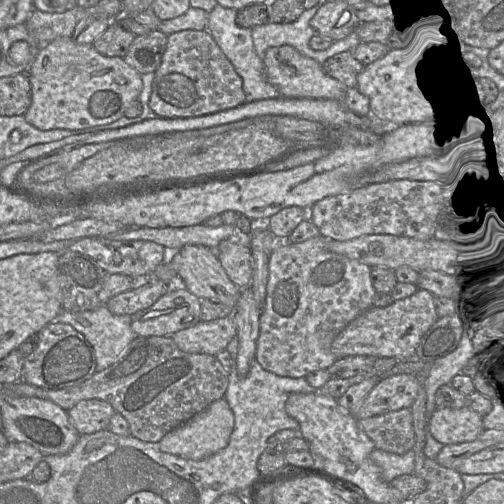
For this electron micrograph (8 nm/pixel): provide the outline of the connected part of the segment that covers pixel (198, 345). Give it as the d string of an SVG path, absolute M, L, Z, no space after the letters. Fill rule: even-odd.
M227 316L212 321L199 321L194 326L177 331L171 337L176 346L186 353L215 356L236 335L233 317Z

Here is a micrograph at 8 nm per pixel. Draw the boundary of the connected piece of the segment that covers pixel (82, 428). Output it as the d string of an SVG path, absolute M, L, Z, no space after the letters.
M87 399L78 402L67 413L74 429L85 435L107 430L110 418L117 412L105 401Z

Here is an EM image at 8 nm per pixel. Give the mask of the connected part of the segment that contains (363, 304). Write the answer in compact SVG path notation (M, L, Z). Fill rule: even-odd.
M322 235L299 243L290 243L287 239L284 239L279 241L277 247L274 248L270 254L269 276L266 285L265 300L261 306L260 332L257 339L255 360L257 360L261 367L263 367L265 370L278 376L305 378L311 372L329 368L335 361L339 359L331 349L332 342L336 336L359 315L374 306L374 300L378 292L374 288L371 281L371 267L329 250L328 241L332 240L333 239L326 239L326 237Z

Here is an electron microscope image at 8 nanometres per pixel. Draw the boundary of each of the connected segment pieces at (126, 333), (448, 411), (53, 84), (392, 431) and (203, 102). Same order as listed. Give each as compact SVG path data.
M106 305L81 312L62 310L55 321L69 324L85 336L94 348L97 372L115 363L137 336L131 328L131 316L115 315Z
M436 408L428 422L428 432L443 445L474 441L485 429L483 417L470 409Z
M71 37L55 39L38 50L26 74L31 85L31 104L23 116L30 125L42 131L81 130L114 122L125 117L125 111L138 100L143 89L142 75L123 58L104 56L92 44L77 44Z
M410 408L391 411L358 420L376 449L403 455L415 446L415 432Z
M184 30L168 35L161 64L153 74L149 107L160 118L204 116L246 102L242 78L208 30Z

